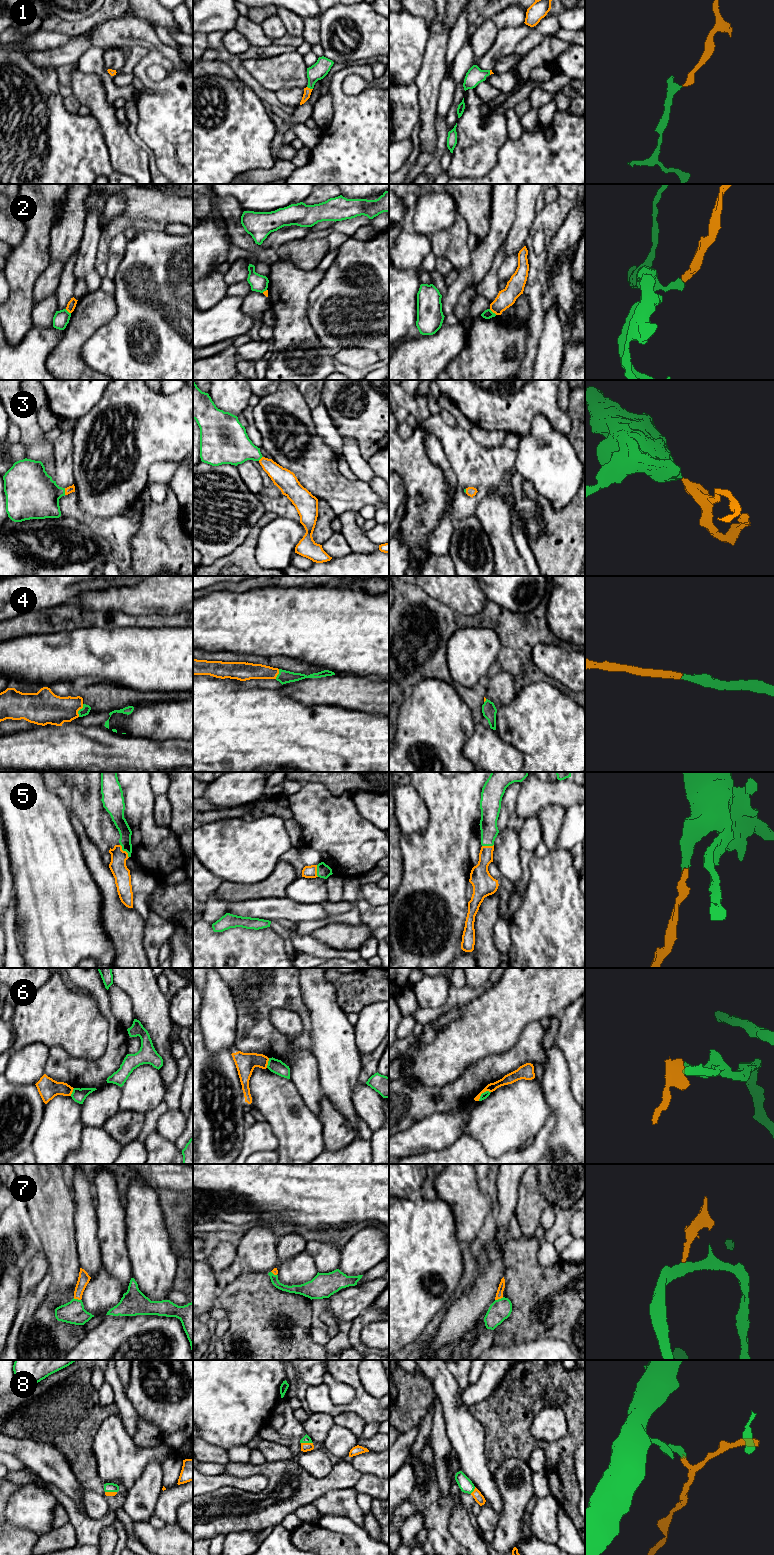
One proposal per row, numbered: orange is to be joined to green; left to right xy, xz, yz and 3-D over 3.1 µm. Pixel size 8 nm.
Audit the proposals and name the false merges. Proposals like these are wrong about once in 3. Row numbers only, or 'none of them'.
2, 6

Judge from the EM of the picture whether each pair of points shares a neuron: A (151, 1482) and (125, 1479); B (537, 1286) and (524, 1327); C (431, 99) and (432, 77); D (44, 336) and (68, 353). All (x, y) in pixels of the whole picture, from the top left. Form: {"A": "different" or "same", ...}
{"A": "different", "B": "same", "C": "same", "D": "different"}

